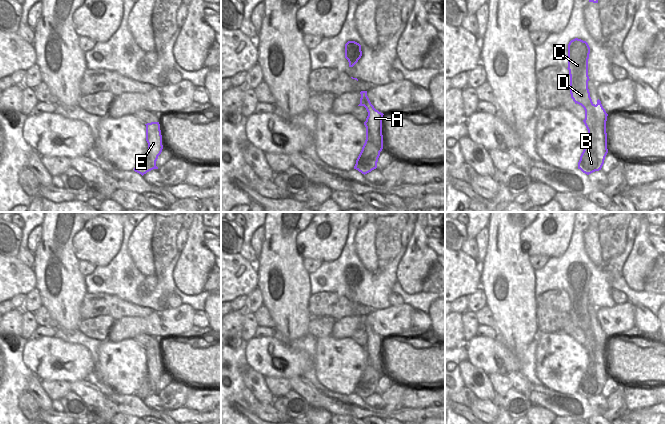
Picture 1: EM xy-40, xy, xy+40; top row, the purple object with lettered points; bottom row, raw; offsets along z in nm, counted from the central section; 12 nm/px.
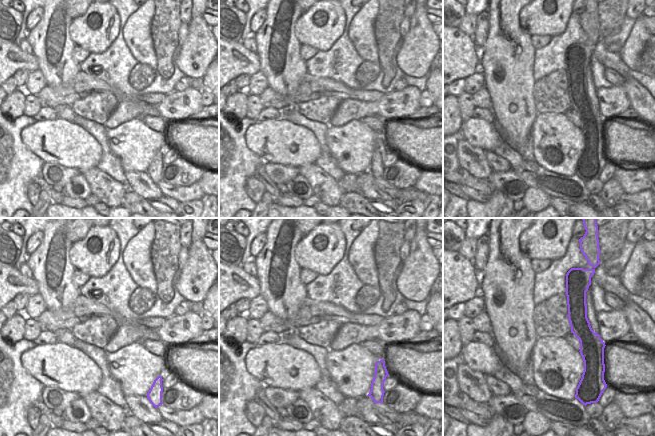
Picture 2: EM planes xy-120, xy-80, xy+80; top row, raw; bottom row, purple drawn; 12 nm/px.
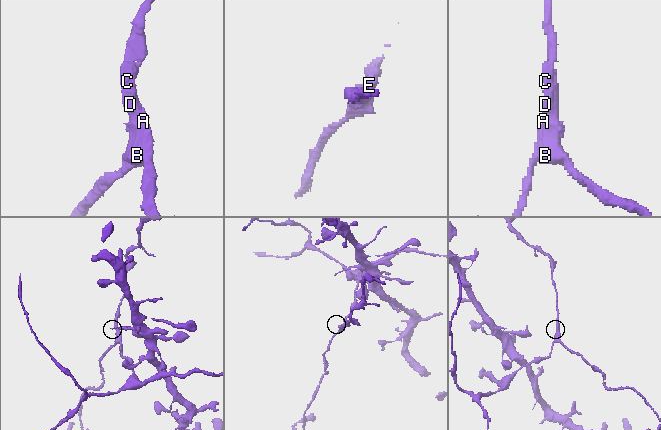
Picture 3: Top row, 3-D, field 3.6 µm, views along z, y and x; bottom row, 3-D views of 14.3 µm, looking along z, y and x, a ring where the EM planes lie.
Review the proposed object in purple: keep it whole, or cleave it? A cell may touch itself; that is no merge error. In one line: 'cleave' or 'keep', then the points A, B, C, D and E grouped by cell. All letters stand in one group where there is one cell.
cleave; groups A E / B C D

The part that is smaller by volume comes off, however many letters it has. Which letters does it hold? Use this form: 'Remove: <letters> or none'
Remove: B, C, D

